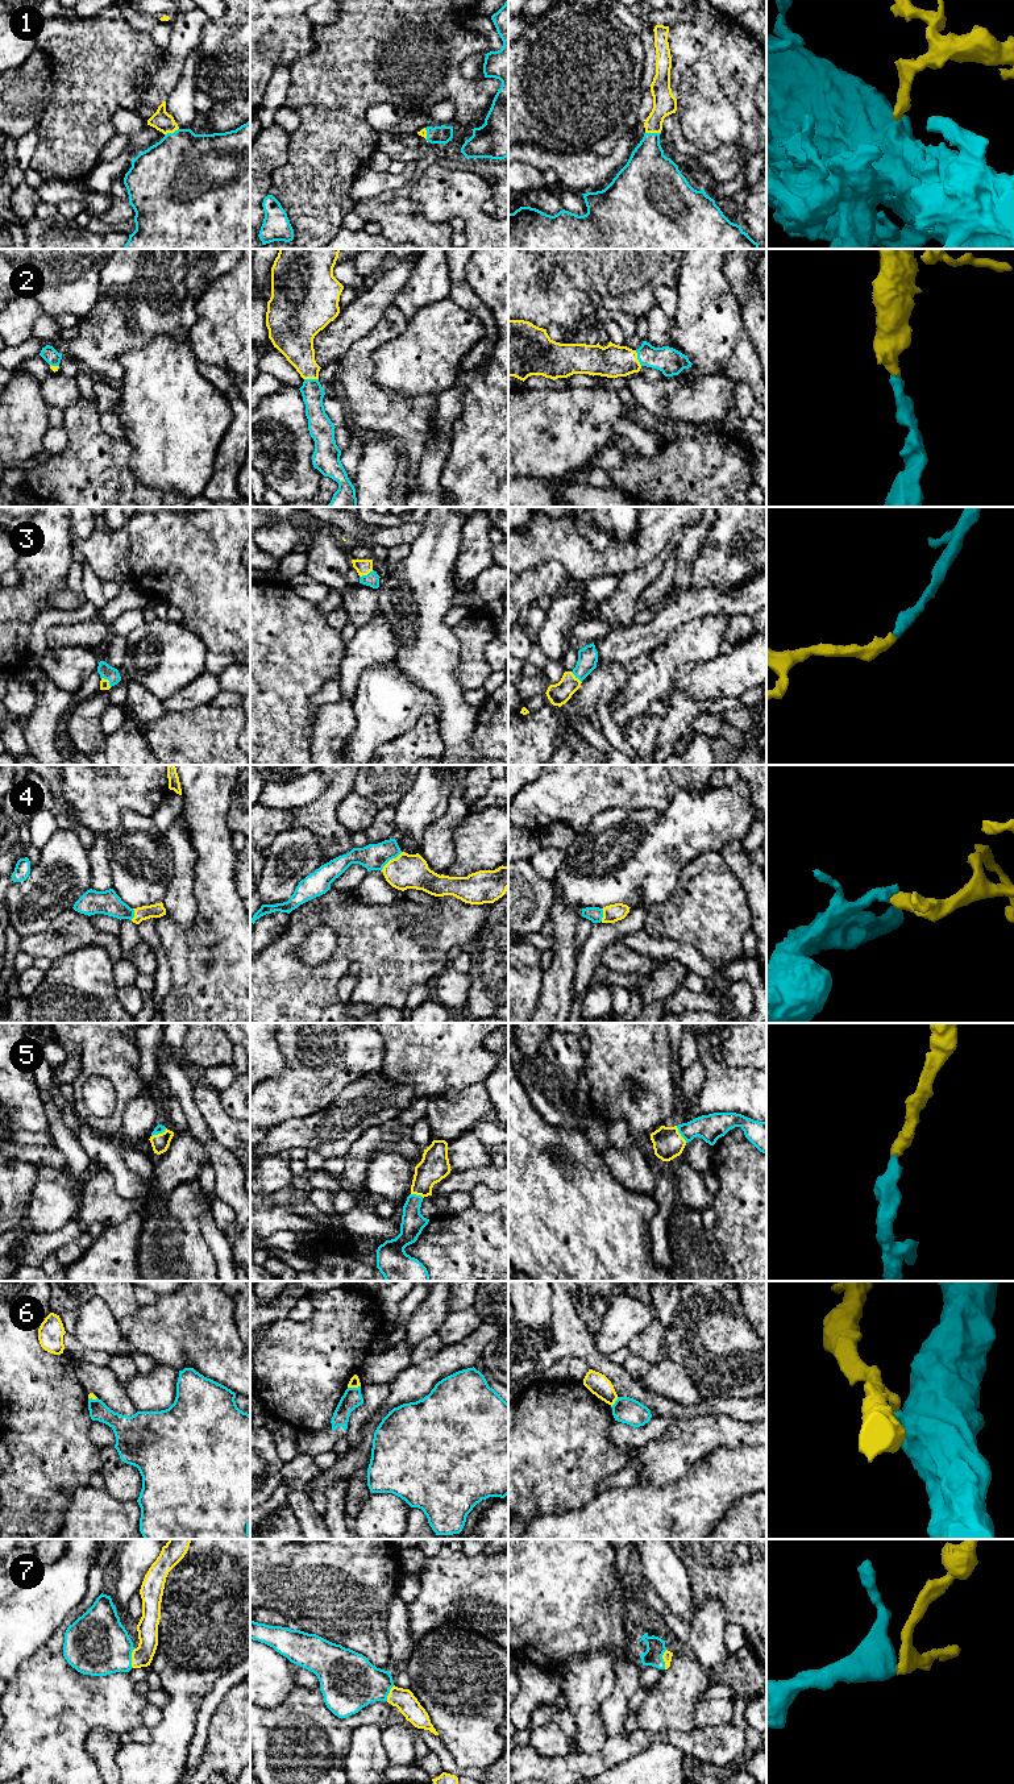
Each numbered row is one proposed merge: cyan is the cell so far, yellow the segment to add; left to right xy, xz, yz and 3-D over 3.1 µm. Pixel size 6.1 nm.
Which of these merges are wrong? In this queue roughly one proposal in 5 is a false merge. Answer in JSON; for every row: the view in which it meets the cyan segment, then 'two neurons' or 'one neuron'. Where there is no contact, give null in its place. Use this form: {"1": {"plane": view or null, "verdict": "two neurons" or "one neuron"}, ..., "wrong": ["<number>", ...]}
{"1": {"plane": "yz", "verdict": "one neuron"}, "2": {"plane": "yz", "verdict": "one neuron"}, "3": {"plane": "xz", "verdict": "one neuron"}, "4": {"plane": "xz", "verdict": "one neuron"}, "5": {"plane": "yz", "verdict": "one neuron"}, "6": {"plane": "xz", "verdict": "two neurons"}, "7": {"plane": "xy", "verdict": "one neuron"}, "wrong": ["6"]}

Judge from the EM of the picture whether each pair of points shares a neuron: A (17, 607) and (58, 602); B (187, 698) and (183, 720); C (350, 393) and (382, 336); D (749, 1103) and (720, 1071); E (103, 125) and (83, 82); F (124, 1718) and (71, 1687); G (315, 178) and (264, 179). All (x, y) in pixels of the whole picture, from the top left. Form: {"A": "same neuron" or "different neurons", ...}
{"A": "different neurons", "B": "different neurons", "C": "same neuron", "D": "same neuron", "E": "same neuron", "F": "same neuron", "G": "different neurons"}

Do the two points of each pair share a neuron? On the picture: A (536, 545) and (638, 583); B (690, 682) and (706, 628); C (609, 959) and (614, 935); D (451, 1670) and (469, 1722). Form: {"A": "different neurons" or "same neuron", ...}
{"A": "different neurons", "B": "different neurons", "C": "different neurons", "D": "same neuron"}

